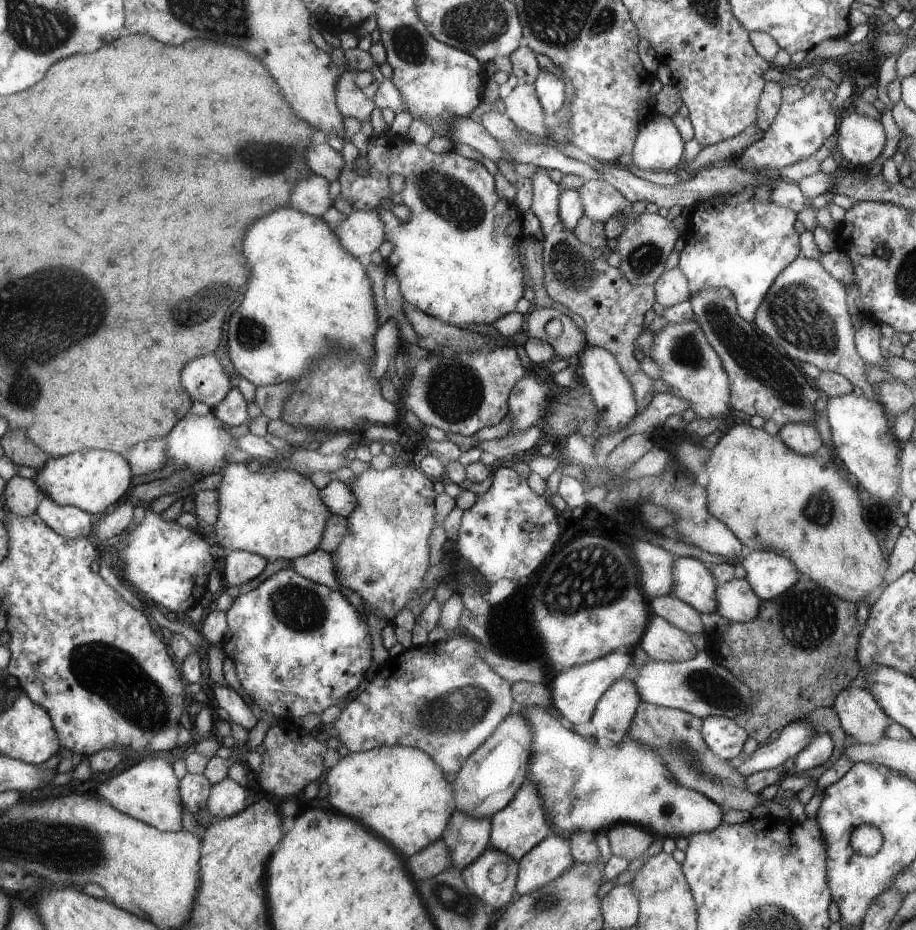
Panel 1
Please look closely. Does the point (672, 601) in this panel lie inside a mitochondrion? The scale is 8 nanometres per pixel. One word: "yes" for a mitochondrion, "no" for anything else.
no

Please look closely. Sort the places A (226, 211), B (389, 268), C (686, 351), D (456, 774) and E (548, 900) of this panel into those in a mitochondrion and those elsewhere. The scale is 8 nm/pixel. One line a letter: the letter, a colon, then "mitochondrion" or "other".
A: other
B: other
C: mitochondrion
D: other
E: mitochondrion

